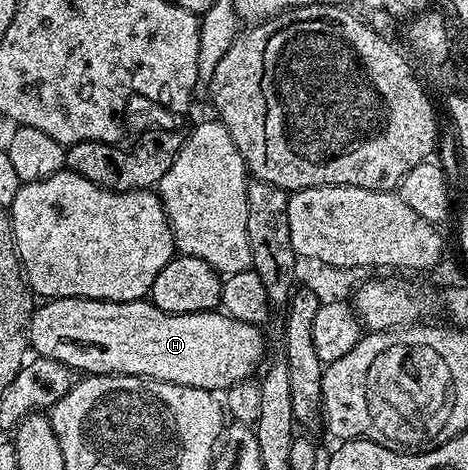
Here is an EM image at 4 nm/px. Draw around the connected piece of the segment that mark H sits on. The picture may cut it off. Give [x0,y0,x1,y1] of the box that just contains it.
[29,298,264,393]

